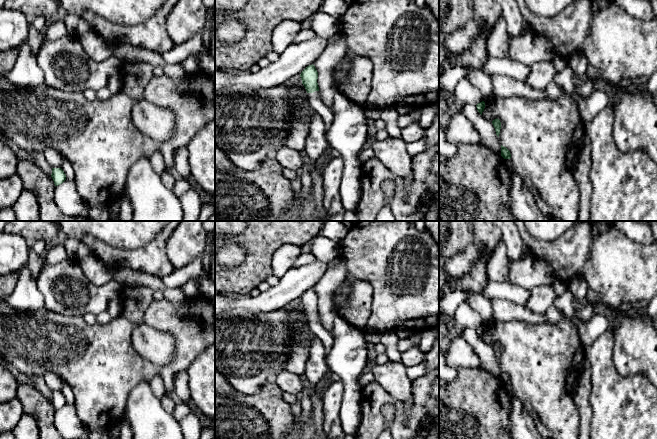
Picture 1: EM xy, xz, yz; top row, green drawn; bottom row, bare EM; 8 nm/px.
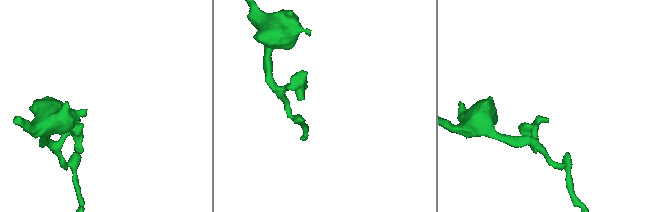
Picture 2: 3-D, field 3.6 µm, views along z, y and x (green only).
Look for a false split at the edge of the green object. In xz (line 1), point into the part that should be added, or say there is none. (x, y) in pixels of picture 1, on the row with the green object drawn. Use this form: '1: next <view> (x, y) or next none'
1: next xz (326, 113)

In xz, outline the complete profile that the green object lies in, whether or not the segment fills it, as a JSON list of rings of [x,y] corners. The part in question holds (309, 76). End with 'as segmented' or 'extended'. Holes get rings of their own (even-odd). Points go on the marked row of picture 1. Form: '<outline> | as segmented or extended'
[[[313,64],[307,66],[301,72],[300,77],[302,80],[302,84],[304,85],[308,93],[307,98],[312,108],[312,111],[322,118],[327,133],[327,130],[333,122],[334,113],[333,110],[327,107],[321,100],[317,83],[318,72],[315,66]]] | extended

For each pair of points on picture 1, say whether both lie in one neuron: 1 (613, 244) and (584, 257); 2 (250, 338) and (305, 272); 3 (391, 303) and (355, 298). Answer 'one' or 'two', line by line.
1: one
2: two
3: two

